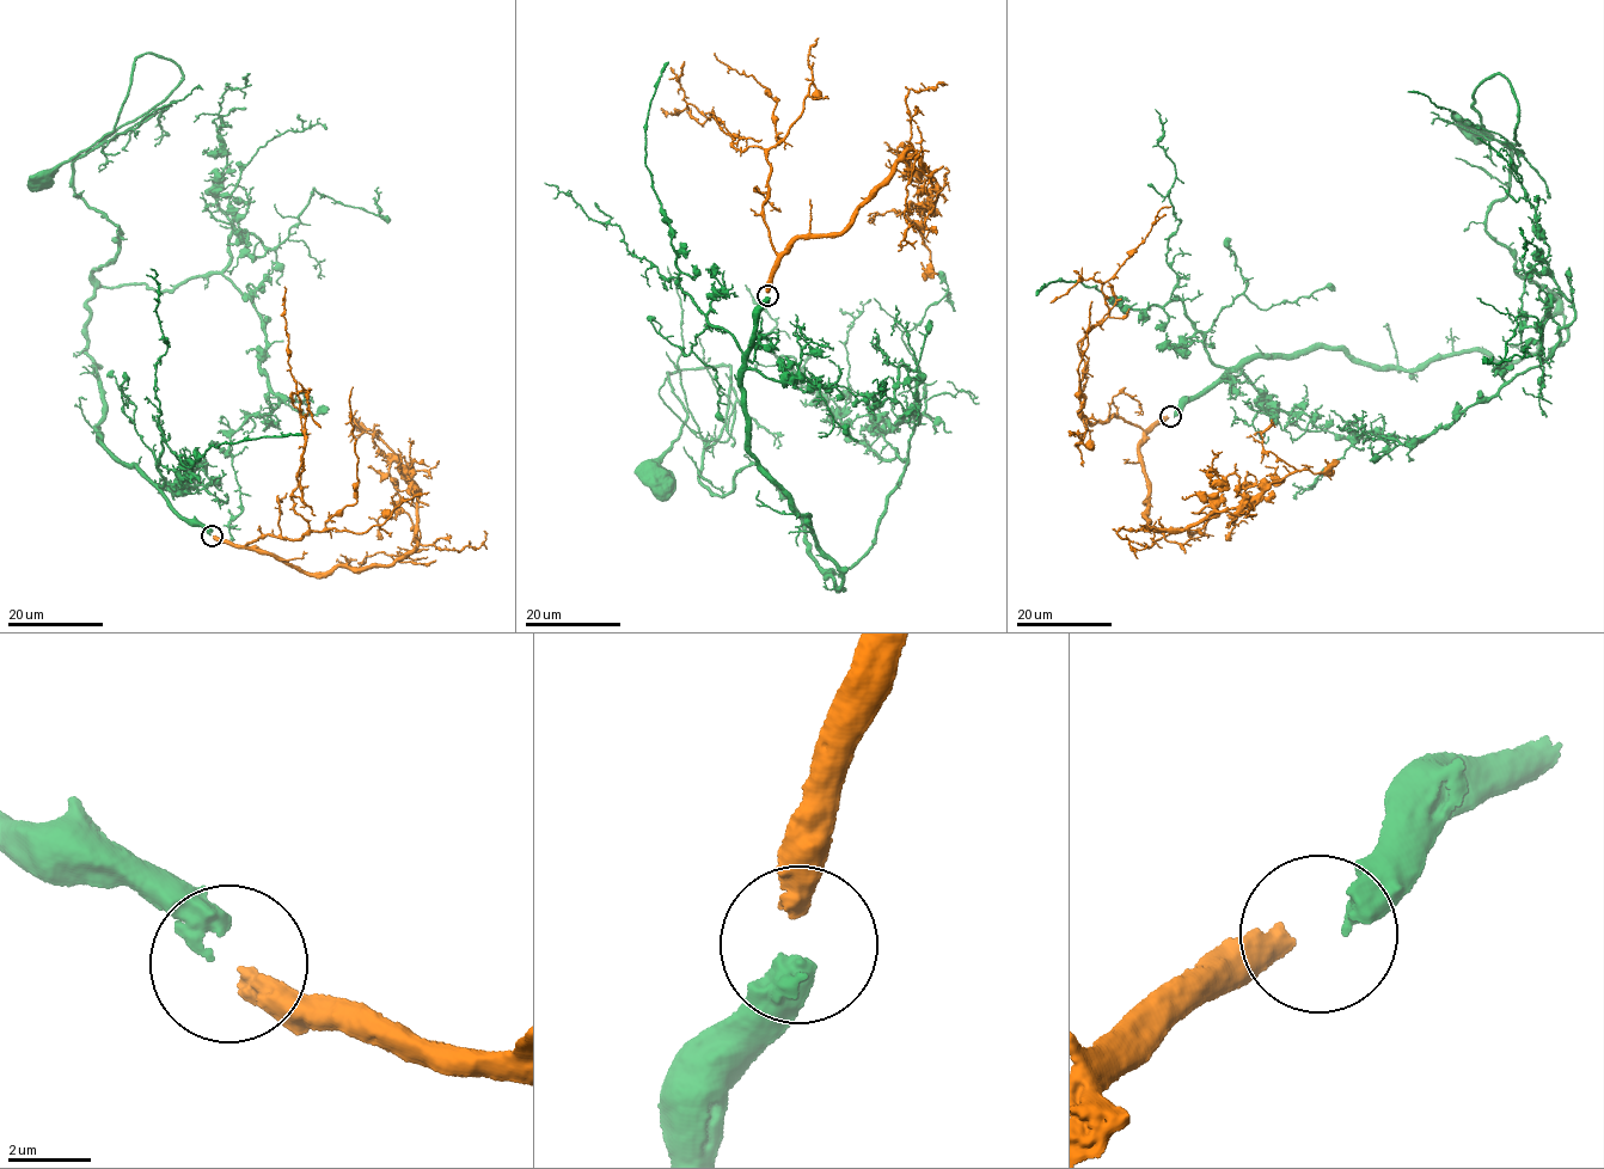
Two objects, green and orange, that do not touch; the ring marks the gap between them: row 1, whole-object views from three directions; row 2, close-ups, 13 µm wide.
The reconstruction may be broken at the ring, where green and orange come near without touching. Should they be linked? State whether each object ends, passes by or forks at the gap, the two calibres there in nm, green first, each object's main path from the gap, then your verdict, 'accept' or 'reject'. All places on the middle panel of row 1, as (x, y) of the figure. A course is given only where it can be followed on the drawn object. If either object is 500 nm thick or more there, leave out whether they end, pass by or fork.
400 nm thick on the green side, 500 nm on the other; green runs (767, 299), (748, 456), (843, 589), (766, 472), (698, 479), (730, 367), (667, 372), (659, 482); orange runs (767, 292), (775, 265), (793, 242), (846, 228), (910, 151), (931, 185), (923, 233), (900, 213), (867, 221); accept

